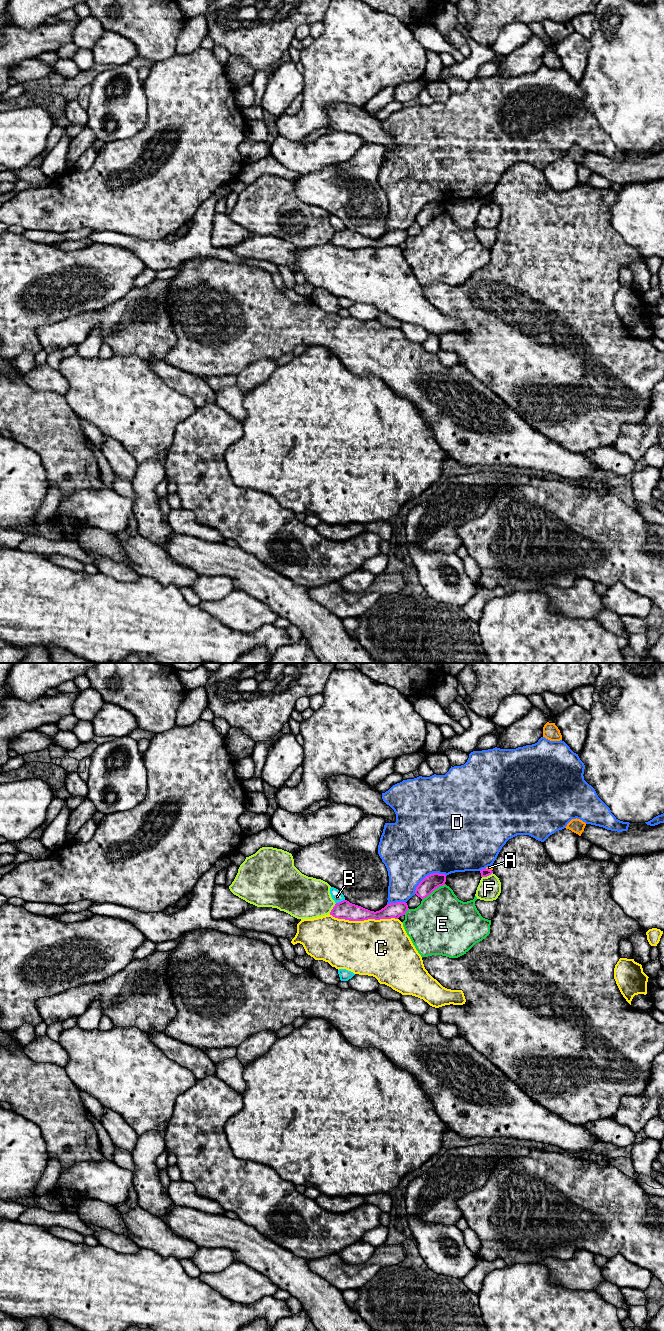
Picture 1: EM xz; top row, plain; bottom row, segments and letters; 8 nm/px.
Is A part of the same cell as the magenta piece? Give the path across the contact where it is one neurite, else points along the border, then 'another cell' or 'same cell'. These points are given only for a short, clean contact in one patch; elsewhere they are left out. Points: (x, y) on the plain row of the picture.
border xz (485, 196), (491, 198); another cell

